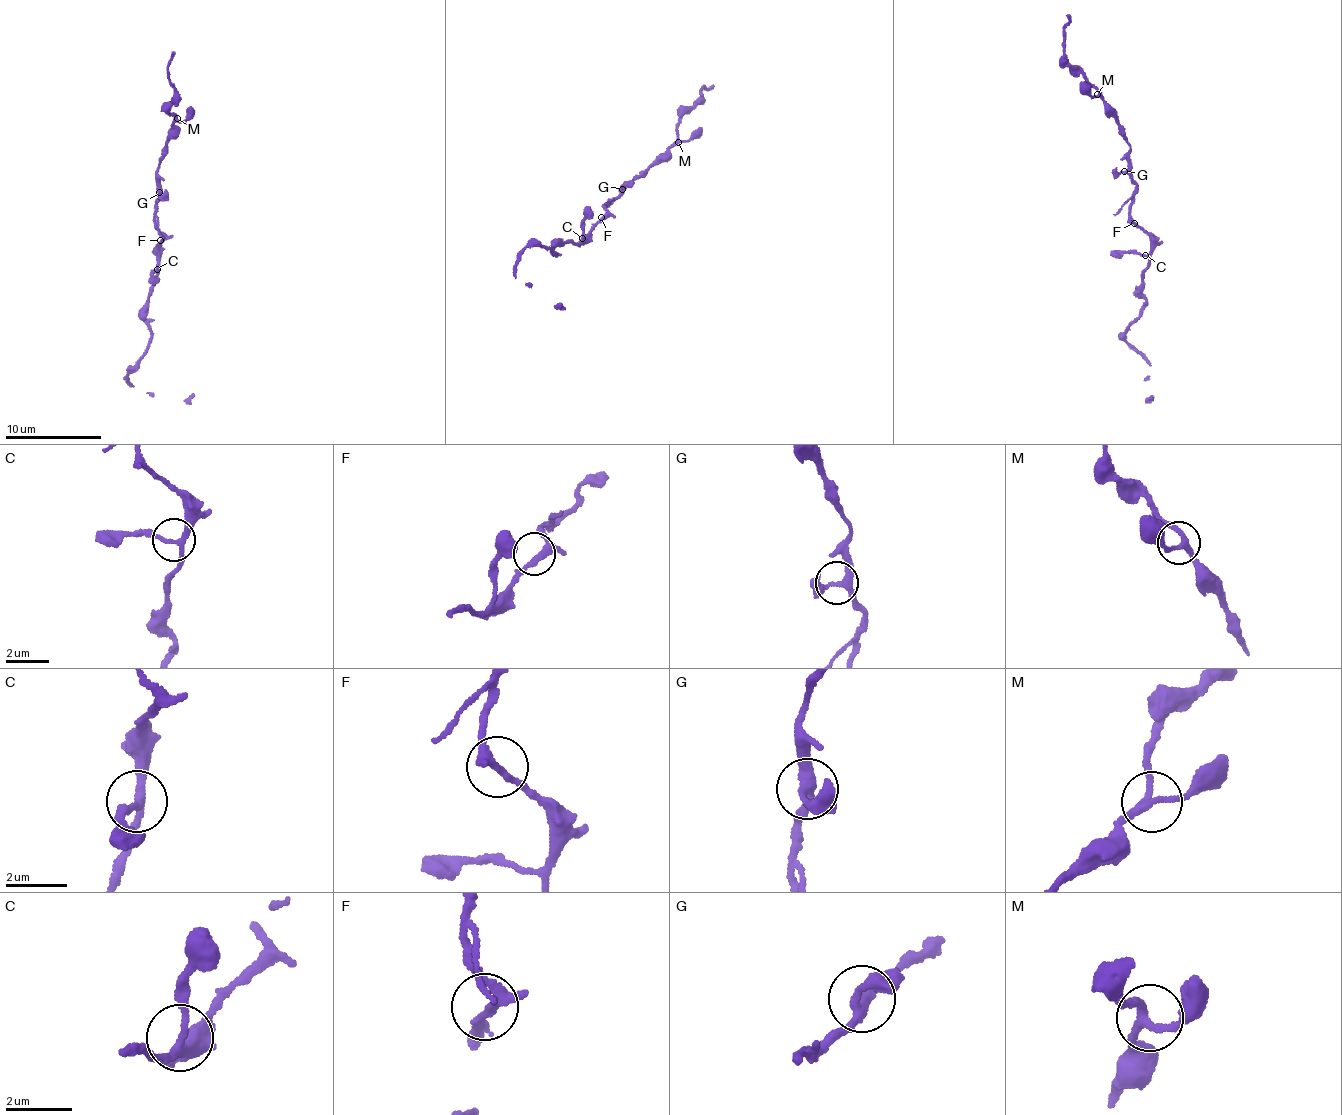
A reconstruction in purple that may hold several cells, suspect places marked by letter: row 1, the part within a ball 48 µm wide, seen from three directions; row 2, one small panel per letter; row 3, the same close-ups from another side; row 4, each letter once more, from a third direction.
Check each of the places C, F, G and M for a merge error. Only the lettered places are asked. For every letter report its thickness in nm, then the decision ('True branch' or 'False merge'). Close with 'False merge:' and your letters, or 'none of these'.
C: Thickness 200 nm. True branch
F: Thickness 240 nm. True branch
G: Thickness 260 nm. True branch
M: Thickness 220 nm. True branch
False merge: none of these

